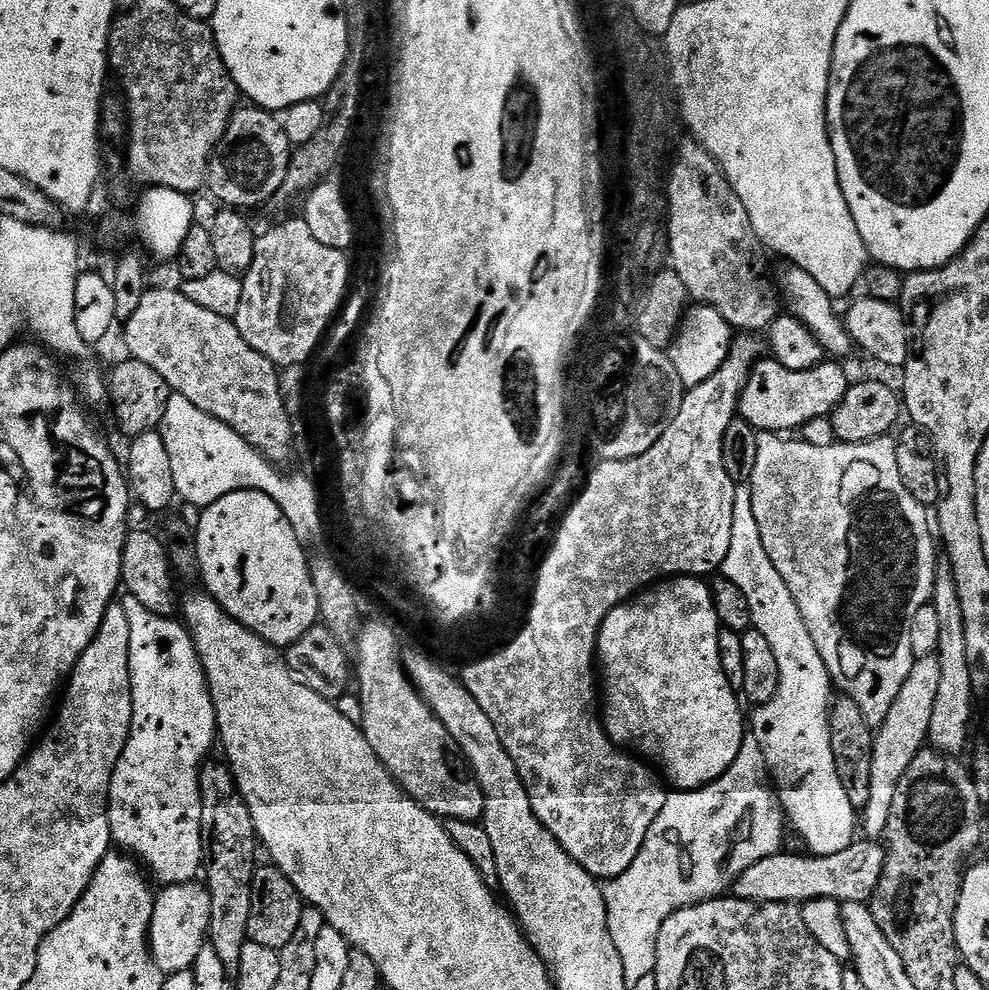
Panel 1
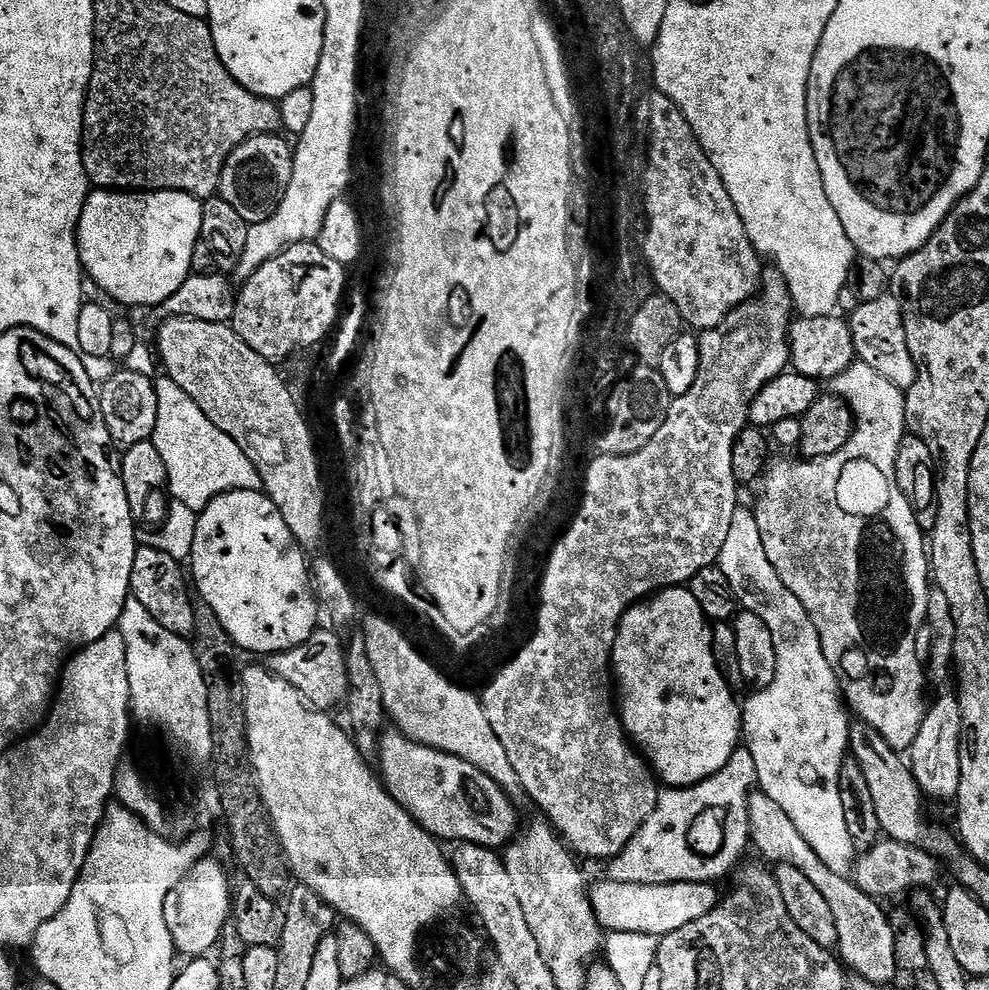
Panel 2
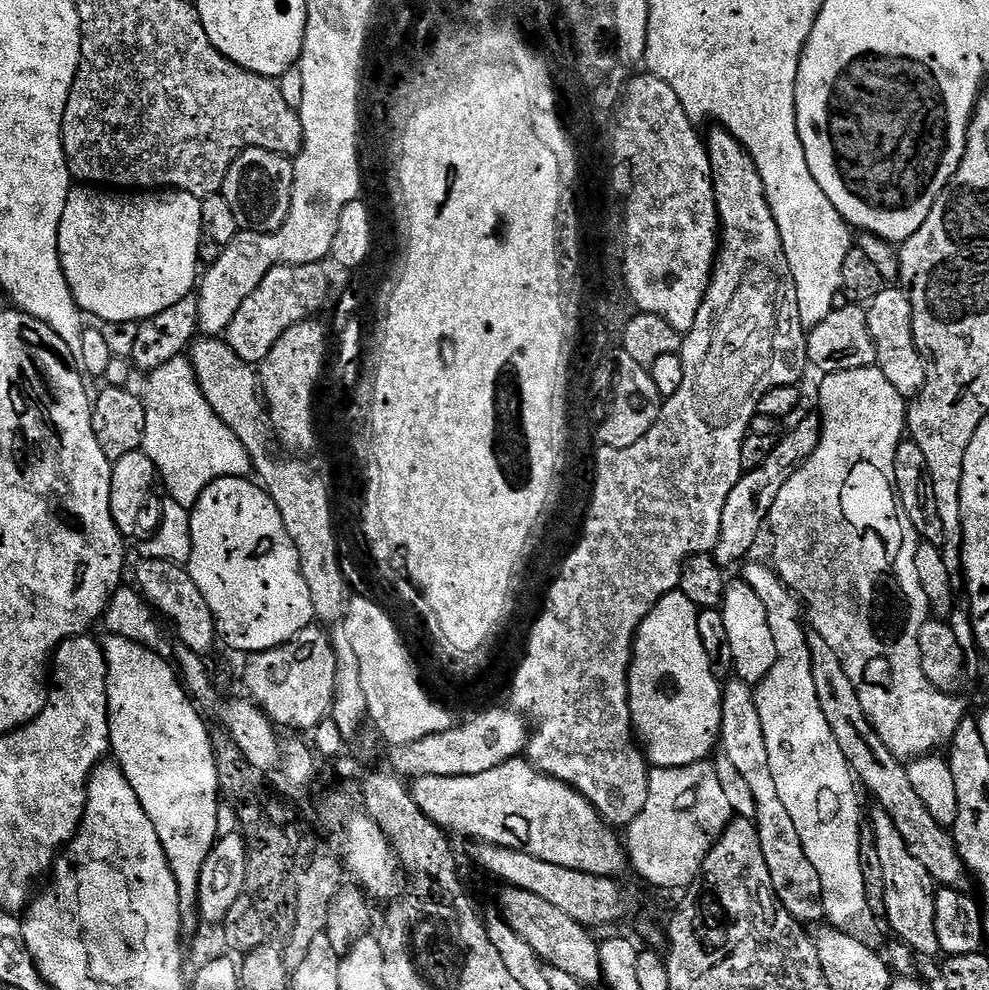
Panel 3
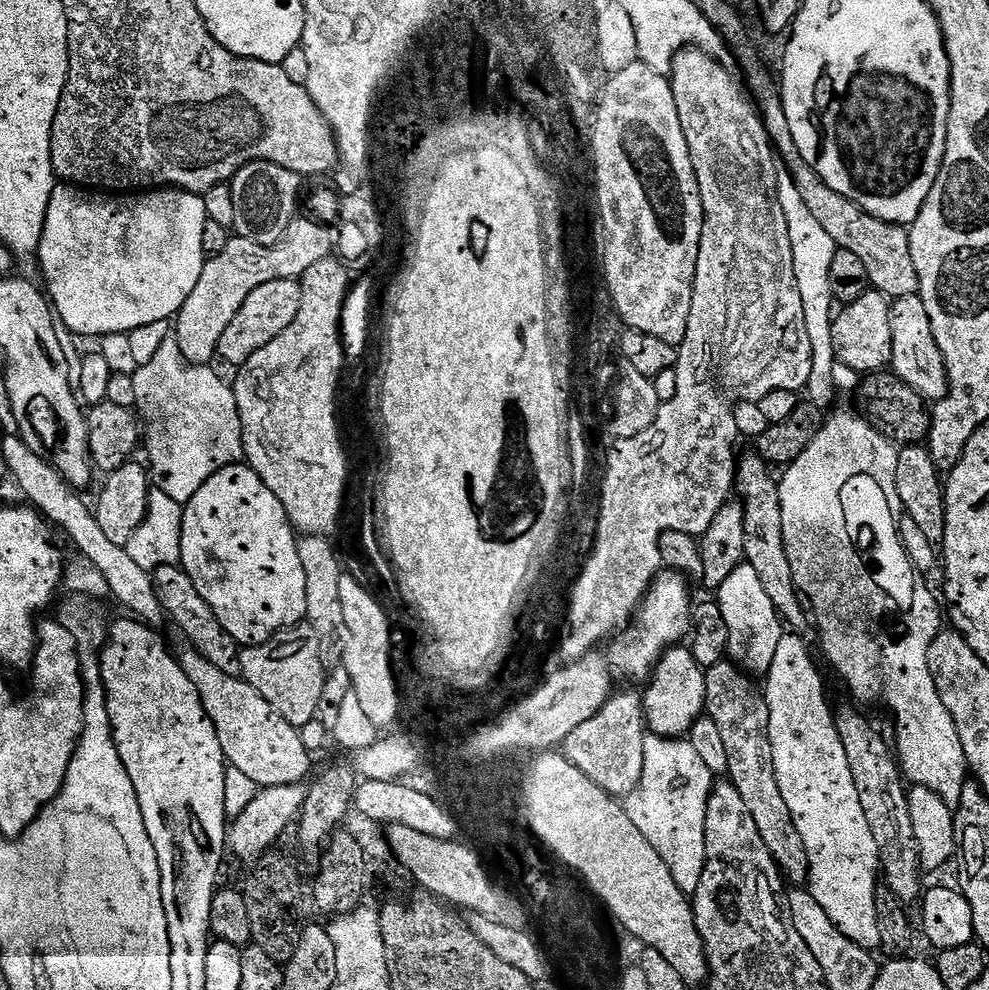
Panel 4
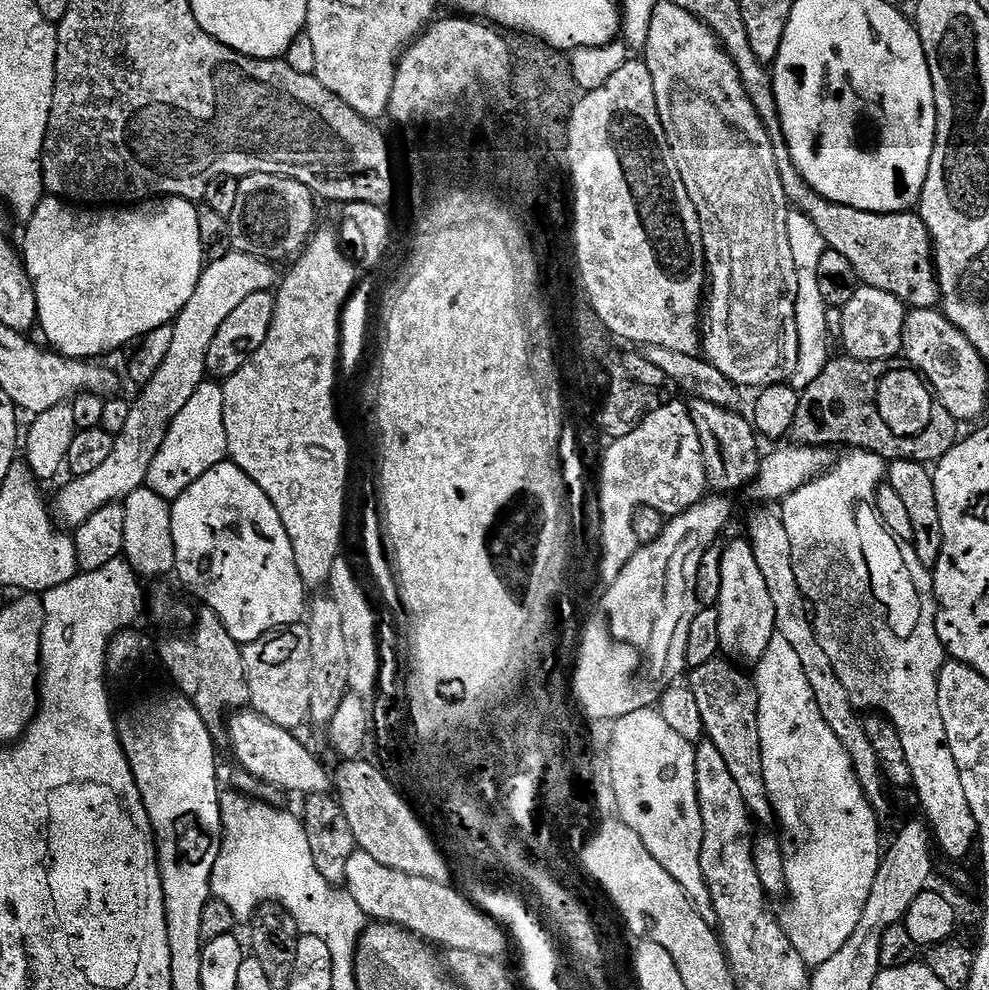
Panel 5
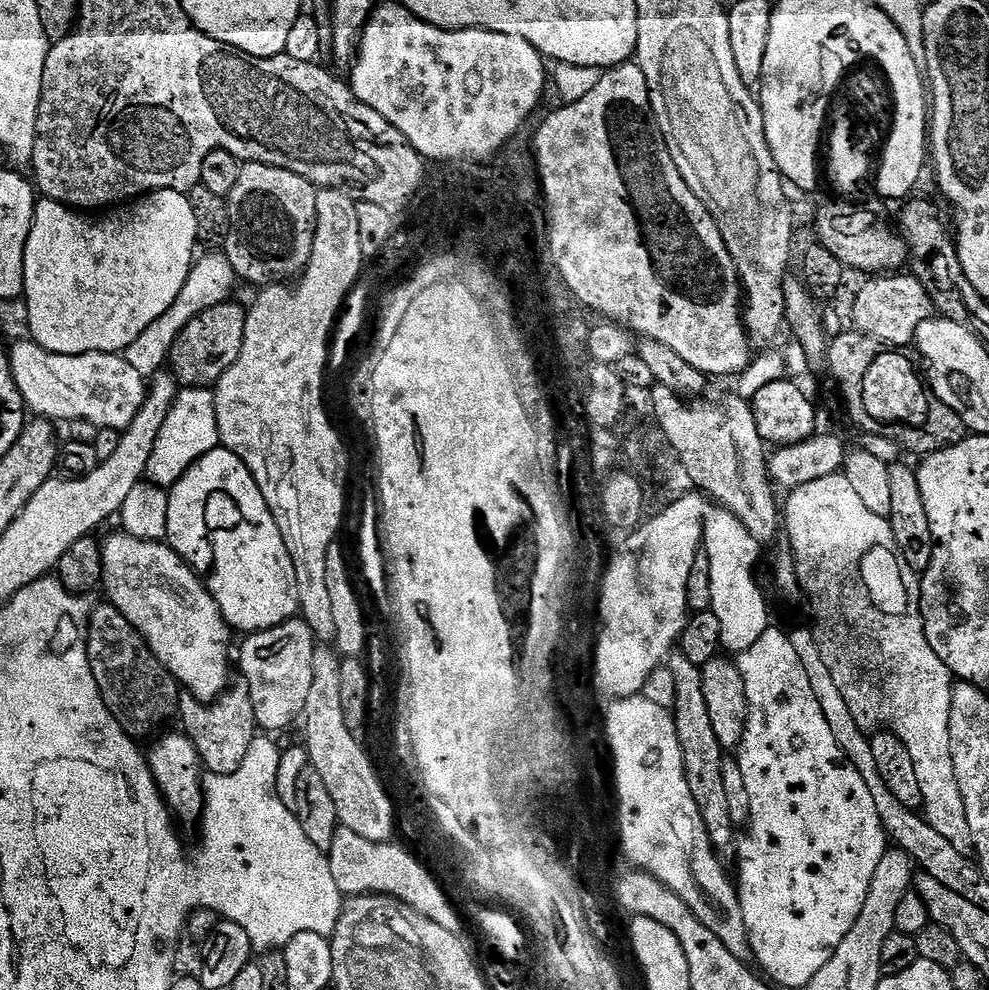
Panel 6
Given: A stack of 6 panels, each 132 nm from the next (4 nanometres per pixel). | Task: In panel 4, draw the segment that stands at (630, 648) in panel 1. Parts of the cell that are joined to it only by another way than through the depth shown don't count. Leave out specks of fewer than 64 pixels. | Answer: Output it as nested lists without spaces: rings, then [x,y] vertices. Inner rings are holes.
[[[675,646],[669,648],[657,662],[642,692],[644,719],[653,736],[669,738],[687,737],[689,730],[700,716],[705,715],[706,698],[705,669],[698,666],[691,647]]]

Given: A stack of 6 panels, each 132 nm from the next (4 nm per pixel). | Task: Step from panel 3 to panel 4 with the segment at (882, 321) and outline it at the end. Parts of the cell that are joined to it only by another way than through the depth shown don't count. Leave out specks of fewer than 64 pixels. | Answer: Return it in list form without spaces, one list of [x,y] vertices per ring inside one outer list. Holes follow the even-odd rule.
[[[919,295],[892,300],[889,310],[890,327],[893,330],[893,356],[890,363],[894,372],[906,386],[910,386],[926,402],[946,398],[948,393],[948,371],[938,350],[938,342],[930,330],[930,318]]]

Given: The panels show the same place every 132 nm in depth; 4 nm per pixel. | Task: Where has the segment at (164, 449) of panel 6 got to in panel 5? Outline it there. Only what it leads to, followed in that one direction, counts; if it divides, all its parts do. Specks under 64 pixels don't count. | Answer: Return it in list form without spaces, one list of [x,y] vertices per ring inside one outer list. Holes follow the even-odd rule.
[[[216,382],[201,384],[190,402],[182,408],[178,418],[168,428],[166,438],[147,472],[145,483],[148,488],[171,502],[180,497],[190,486],[194,486],[194,482],[198,482],[198,478],[202,478],[206,470],[225,463],[228,443],[224,408],[223,387]]]

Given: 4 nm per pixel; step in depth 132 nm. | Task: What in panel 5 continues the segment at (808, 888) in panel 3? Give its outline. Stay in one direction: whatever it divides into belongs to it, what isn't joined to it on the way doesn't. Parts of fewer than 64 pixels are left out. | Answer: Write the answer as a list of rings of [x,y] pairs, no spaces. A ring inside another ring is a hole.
[[[727,658],[702,662],[702,666],[691,669],[690,687],[694,702],[698,702],[698,714],[702,718],[705,737],[718,746],[718,754],[726,762],[730,775],[742,793],[748,814],[753,821],[773,823],[772,803],[766,790],[766,778],[762,774],[762,750],[758,738],[758,694],[751,675],[743,667]]]

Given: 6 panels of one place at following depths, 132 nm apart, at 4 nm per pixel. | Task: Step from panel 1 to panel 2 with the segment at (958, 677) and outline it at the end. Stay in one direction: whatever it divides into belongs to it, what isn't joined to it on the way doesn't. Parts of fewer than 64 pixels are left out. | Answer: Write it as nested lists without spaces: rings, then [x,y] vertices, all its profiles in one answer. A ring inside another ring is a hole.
[[[955,695],[940,696],[933,704],[931,701],[930,707],[924,713],[922,730],[918,738],[914,738],[910,749],[910,767],[925,797],[933,796],[936,800],[955,801],[958,786],[962,782],[961,734],[962,710]]]

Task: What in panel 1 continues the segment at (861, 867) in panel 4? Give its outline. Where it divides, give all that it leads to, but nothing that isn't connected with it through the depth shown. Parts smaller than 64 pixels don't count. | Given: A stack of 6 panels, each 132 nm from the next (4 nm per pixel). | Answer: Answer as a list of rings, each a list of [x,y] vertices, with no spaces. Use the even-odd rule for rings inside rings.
[[[733,523],[730,550],[722,565],[722,573],[727,582],[742,597],[746,612],[750,617],[751,627],[760,631],[759,639],[770,646],[776,663],[776,692],[770,702],[759,705],[750,720],[751,739],[758,742],[763,767],[778,793],[778,804],[782,809],[787,823],[804,839],[807,850],[813,857],[836,855],[854,844],[852,835],[858,832],[858,814],[848,801],[846,790],[836,773],[834,754],[830,742],[830,709],[833,707],[832,692],[834,685],[828,675],[828,667],[822,662],[814,642],[810,638],[804,619],[796,608],[796,602],[780,577],[772,571],[772,563],[764,554],[757,534],[751,523]]]

